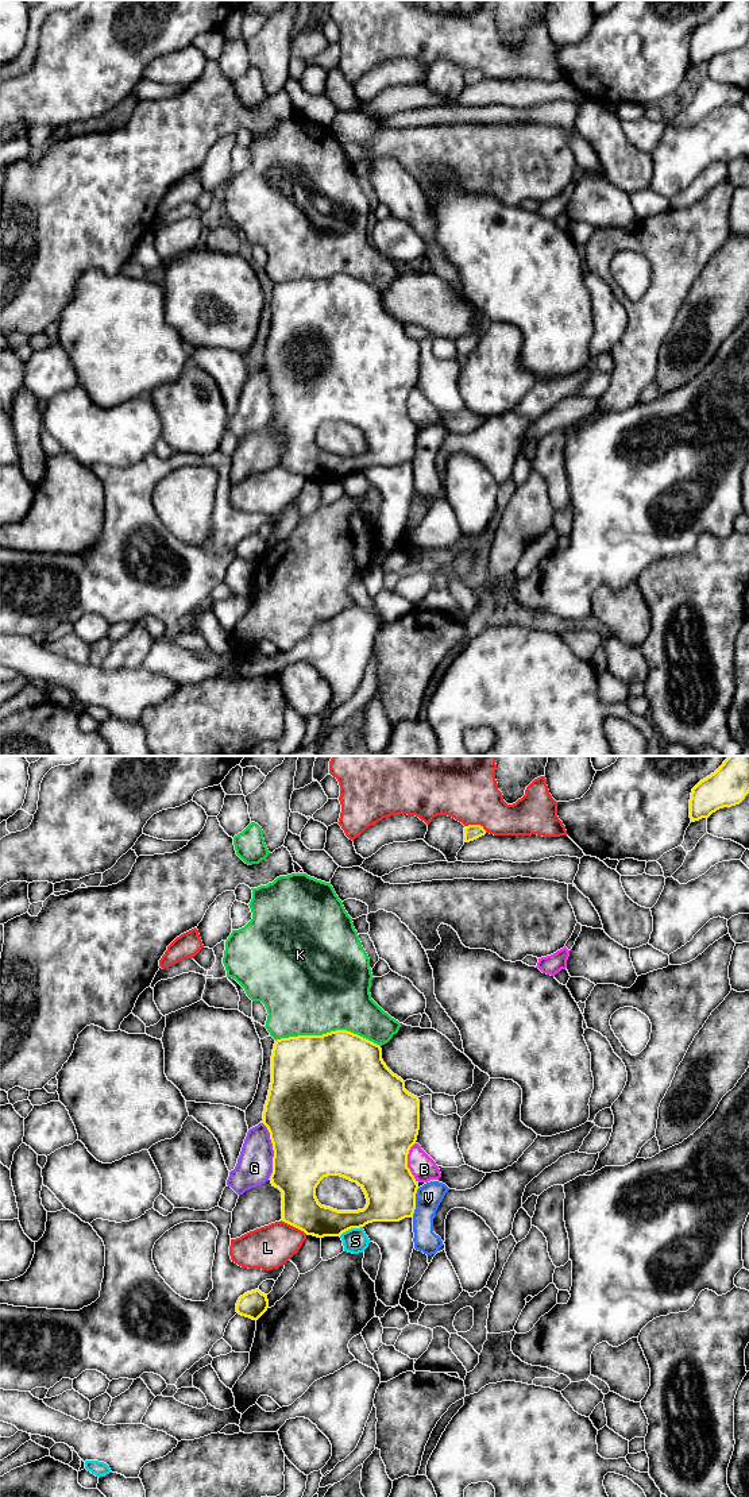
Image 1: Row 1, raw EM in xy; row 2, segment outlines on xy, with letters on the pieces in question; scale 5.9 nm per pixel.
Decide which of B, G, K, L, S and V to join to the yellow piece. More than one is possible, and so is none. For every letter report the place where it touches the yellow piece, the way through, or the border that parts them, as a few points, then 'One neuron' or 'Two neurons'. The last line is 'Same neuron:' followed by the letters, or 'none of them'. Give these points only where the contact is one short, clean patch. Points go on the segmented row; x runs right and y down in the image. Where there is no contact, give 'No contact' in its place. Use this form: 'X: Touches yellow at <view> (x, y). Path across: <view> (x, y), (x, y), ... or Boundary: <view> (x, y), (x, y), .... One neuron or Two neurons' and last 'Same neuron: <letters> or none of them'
B: Touches yellow at xy (406, 1162). Boundary: xy (414, 1142), (408, 1154), (408, 1168), (416, 1181). Two neurons
G: Touches yellow at xy (273, 1149). Two neurons
K: Touches yellow at xy (328, 1033). Two neurons
L: Touches yellow at xy (294, 1226). Two neurons
S: Touches yellow at xy (350, 1229). Boundary: xy (362, 1226), (348, 1229), (339, 1235). Two neurons
V: Touches yellow at xy (414, 1203). Boundary: xy (419, 1188), (416, 1208), (412, 1216). Two neurons
Same neuron: none of them

